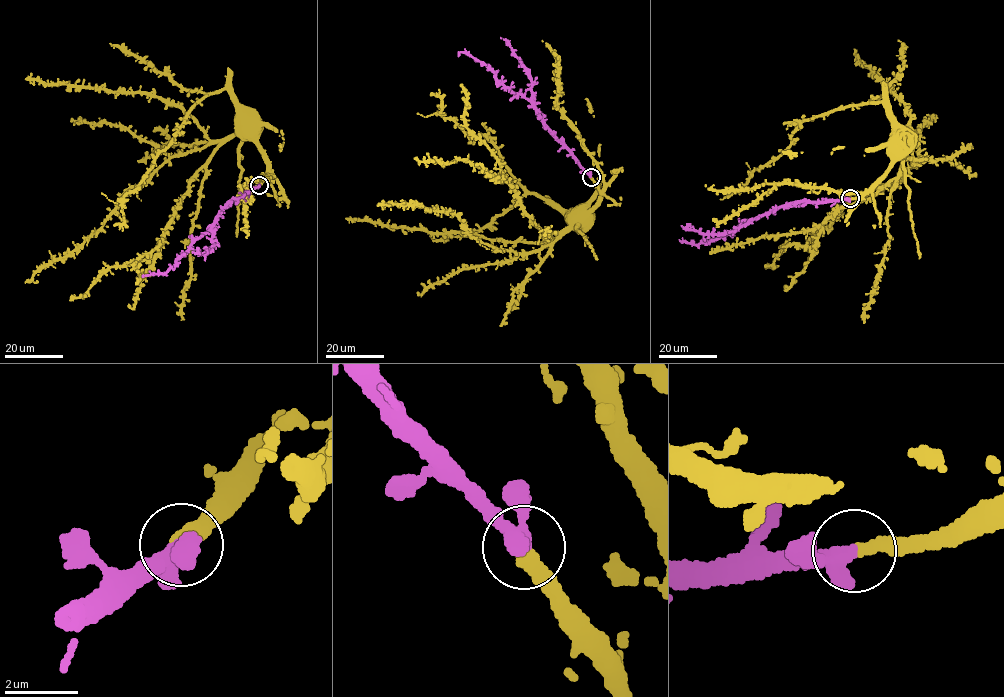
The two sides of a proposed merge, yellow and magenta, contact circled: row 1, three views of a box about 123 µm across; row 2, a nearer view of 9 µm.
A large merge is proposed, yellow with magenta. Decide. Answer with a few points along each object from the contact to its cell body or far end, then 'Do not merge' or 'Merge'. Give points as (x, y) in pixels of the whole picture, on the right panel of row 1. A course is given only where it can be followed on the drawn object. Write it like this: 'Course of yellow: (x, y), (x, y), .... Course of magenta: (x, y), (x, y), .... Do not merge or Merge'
Course of yellow: (851, 198), (869, 190), (902, 153), (915, 164), (895, 182), (849, 201), (833, 222), (812, 236), (809, 251). Course of magenta: (850, 198), (798, 201), (741, 224), (722, 237), (698, 244), (684, 242). Merge

